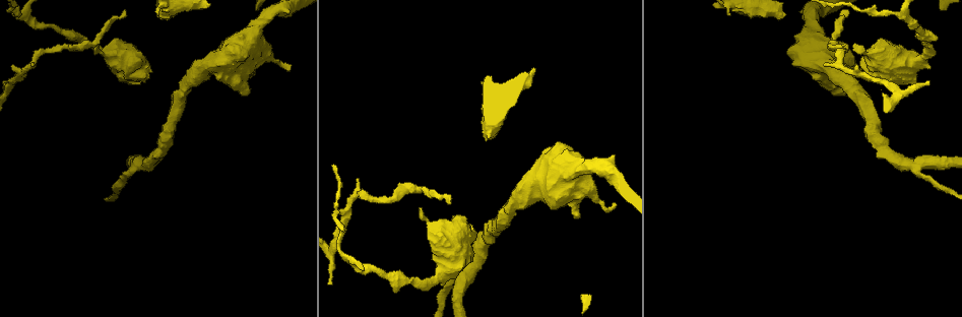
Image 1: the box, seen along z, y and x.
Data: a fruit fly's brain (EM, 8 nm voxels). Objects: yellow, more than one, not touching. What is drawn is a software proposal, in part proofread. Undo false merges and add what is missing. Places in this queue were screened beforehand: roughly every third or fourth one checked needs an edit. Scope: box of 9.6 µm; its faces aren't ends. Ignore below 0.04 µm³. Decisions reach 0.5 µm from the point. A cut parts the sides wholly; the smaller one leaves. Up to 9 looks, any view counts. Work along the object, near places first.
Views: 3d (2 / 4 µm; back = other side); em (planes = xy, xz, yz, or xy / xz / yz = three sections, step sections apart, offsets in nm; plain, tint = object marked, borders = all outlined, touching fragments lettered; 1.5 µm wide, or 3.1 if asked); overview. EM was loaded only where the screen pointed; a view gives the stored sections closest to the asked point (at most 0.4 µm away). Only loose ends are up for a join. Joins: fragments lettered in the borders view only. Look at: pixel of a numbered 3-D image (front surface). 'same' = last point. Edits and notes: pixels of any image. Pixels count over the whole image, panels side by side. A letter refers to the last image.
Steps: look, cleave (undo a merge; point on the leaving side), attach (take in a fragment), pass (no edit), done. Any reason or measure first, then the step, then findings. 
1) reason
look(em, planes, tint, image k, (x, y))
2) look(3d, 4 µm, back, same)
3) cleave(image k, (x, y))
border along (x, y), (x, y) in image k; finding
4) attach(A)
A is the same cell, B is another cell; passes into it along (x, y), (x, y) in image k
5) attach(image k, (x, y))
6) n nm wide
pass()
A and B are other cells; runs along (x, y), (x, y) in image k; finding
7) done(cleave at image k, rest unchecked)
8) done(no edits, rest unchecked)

branch stops here
look(3d, 4 µm, image 1, (782, 16))

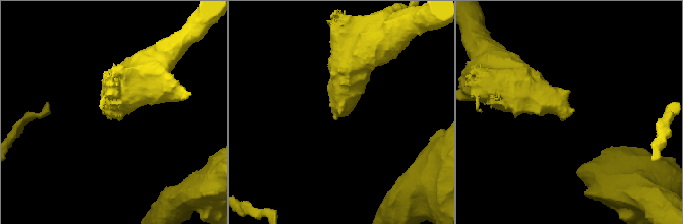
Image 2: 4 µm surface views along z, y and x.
need the tissue
look(em, xy, step 4, tint, image 2, (570, 112))

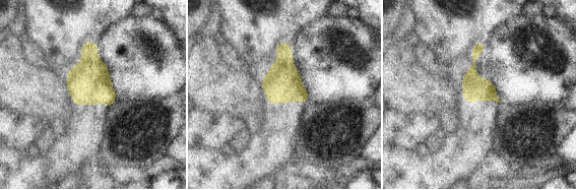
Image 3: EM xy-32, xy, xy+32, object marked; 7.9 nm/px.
look(em, planes, borders, same)

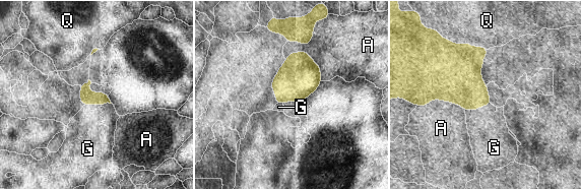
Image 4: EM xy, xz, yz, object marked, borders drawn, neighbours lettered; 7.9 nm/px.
attach(G)
G is the same cell, A and Q are other cells; passes into it along (87, 98), (98, 104), (90, 134) in image 4; it goes on there

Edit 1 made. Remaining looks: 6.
thick turns thin
look(em, planes, borders, image 1, (254, 28))

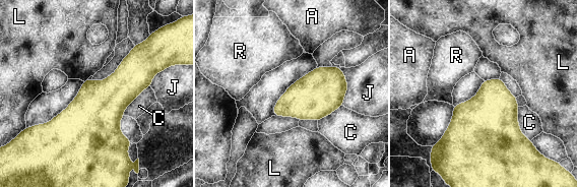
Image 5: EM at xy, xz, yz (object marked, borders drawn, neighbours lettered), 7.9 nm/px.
460 nm wide
pass()
A, C, J, L and R are other cells; border along (518, 107), (518, 126), (530, 140) in image 5; all the same cell

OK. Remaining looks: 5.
sharp bend
look(em, planes, borders, image 1, (29, 68))

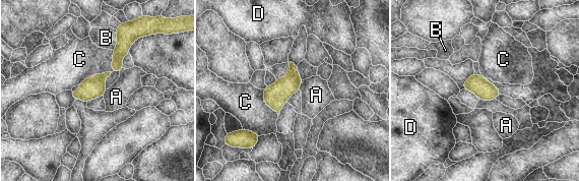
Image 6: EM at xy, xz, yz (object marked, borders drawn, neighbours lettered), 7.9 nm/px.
150 nm wide
pass()
A, B, C and D are other cells; runs along (120, 35), (117, 65), (76, 96) in image 6; continuous, no second cell

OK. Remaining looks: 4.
done(attach at image 4, rest unchecked)

